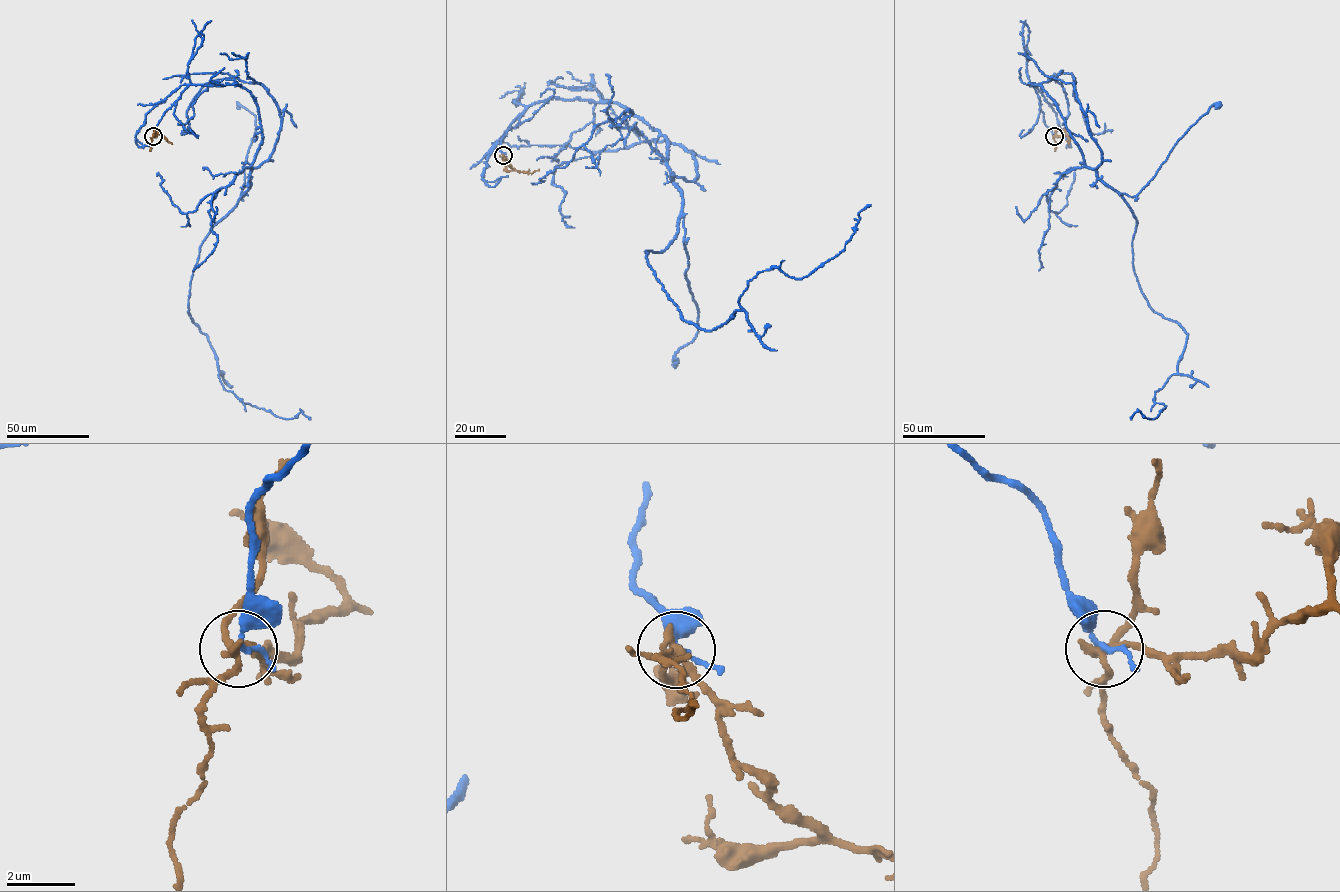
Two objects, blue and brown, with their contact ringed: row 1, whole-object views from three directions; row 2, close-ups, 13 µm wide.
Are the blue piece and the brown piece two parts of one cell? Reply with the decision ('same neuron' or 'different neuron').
different neuron

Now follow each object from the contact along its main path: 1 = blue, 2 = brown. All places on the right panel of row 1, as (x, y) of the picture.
1: (1054, 136), (1030, 85), (1132, 212), (1140, 290), (1187, 333), (1178, 373), (1155, 392), (1165, 408), (1131, 419)
2: (1054, 136), (1065, 134), (1069, 139), (1068, 144)

